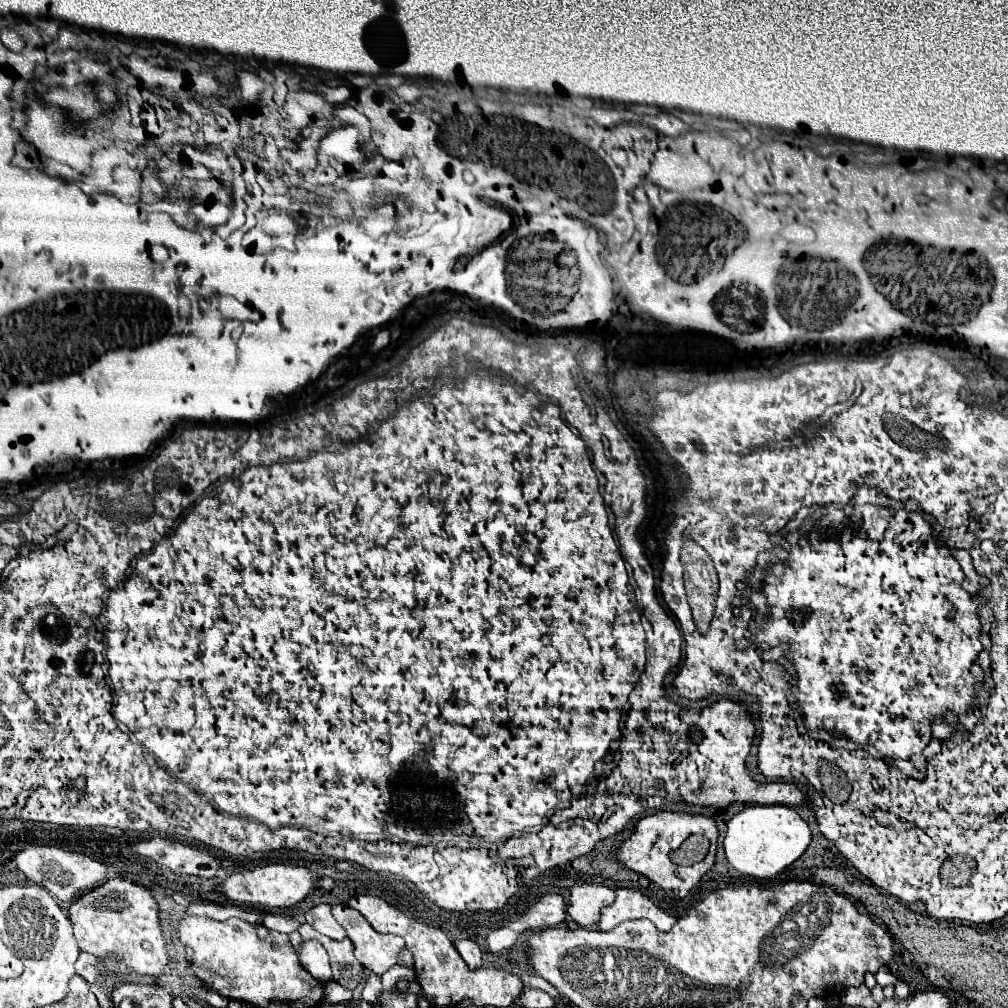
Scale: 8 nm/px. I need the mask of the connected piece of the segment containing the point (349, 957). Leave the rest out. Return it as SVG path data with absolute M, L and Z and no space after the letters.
M308 923L300 925L298 933L304 939L318 939L320 945L326 949L328 957L330 957L330 965L334 971L334 981L340 983L346 989L356 989L364 979L366 979L366 971L364 965L354 957L354 947L352 941L334 941L318 931L314 931Z

